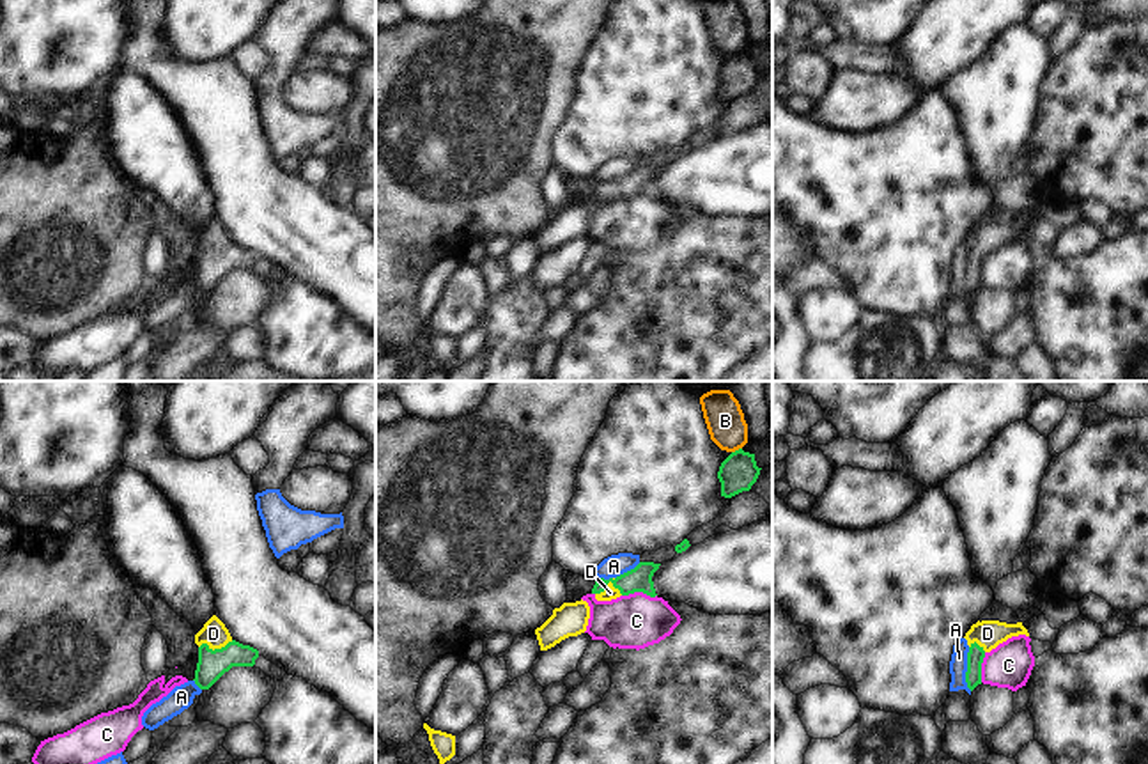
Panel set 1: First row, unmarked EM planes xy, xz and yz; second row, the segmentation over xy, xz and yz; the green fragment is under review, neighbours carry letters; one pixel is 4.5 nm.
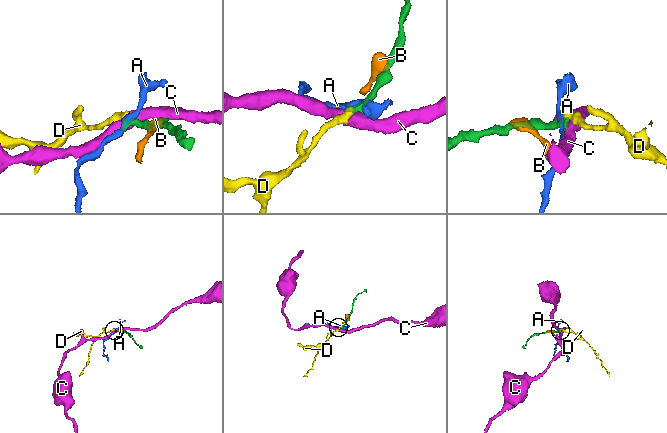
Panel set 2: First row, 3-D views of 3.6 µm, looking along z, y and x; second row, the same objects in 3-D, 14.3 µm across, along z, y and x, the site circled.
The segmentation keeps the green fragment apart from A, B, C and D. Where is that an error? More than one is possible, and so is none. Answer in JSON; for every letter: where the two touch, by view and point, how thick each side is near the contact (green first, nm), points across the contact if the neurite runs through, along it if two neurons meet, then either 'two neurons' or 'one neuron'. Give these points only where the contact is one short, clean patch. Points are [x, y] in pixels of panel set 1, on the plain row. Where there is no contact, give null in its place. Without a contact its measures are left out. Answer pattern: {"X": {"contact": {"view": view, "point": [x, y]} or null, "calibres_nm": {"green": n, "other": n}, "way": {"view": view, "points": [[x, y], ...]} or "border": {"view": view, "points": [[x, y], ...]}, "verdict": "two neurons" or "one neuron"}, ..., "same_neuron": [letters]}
{"A": {"contact": {"view": "yz", "point": [968, 272]}, "calibres_nm": {"green": 80, "other": 80}, "border": {"view": "yz", "points": [[968, 250], [966, 288], [971, 293]]}, "verdict": "two neurons"}, "B": {"contact": {"view": "xz", "point": [736, 54]}, "calibres_nm": {"green": 170, "other": 180}, "border": {"view": "xz", "points": [[741, 50], [732, 55]]}, "verdict": "two neurons"}, "C": {"contact": {"view": "xz", "point": [638, 194]}, "calibres_nm": {"green": 110, "other": 260}, "border": {"view": "xz", "points": [[656, 197], [629, 195], [622, 199]]}, "verdict": "two neurons"}, "D": {"contact": {"view": "xz", "point": [608, 185]}, "calibres_nm": {"green": 110, "other": 60}, "way": {"view": "xz", "points": [[640, 181], [608, 185], [610, 195]]}, "verdict": "one neuron"}, "same_neuron": ["D"]}

